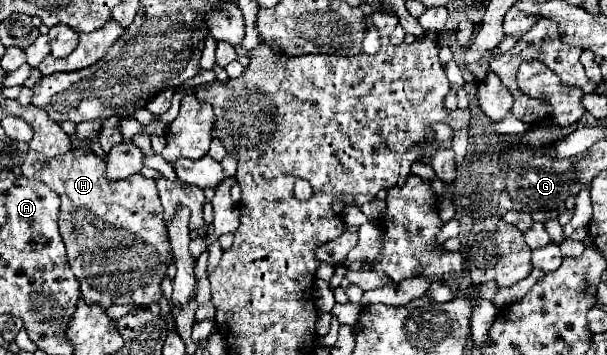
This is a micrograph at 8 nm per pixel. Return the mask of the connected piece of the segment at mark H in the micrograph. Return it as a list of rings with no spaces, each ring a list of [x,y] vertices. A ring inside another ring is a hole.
[[[79,148],[55,158],[45,158],[37,152],[29,152],[25,162],[21,164],[21,174],[45,182],[59,194],[59,230],[67,248],[69,266],[81,284],[81,296],[85,298],[85,302],[97,302],[109,308],[127,302],[149,306],[151,302],[159,300],[159,284],[165,276],[167,262],[171,260],[171,246],[167,244],[167,228],[163,226],[163,206],[159,192],[151,178],[133,174],[123,180],[107,180],[103,158]]]

